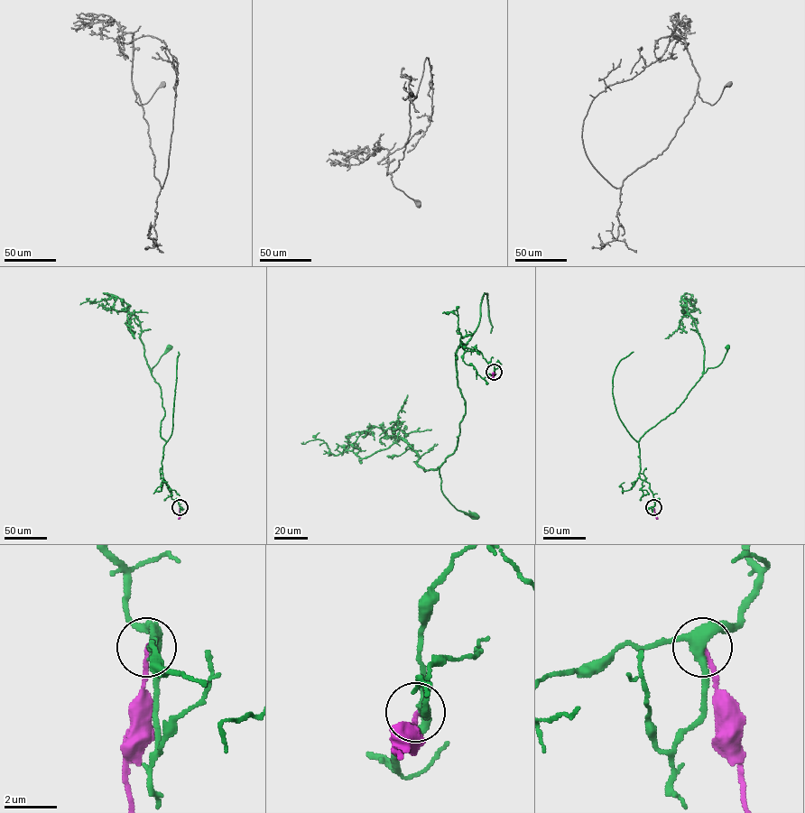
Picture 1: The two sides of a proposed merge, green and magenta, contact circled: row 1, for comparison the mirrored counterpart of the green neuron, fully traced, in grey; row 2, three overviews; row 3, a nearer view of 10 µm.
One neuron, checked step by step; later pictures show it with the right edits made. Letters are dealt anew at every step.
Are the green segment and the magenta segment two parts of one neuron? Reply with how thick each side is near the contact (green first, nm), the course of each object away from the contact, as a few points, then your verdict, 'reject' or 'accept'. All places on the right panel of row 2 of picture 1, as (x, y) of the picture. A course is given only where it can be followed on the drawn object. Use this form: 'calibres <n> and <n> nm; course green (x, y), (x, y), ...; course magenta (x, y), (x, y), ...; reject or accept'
calibres 320 and 150 nm; course green (652, 507), (656, 500), (649, 483), (639, 477), (638, 441), (679, 407), (707, 368), (717, 366), (726, 347); course magenta (652, 507), (657, 519); reject

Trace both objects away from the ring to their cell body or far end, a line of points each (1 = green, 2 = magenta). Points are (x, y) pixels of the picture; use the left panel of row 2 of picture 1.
1: (180, 507), (163, 482), (161, 460), (166, 441), (160, 429), (165, 411), (161, 387), (152, 374), (169, 347)
2: (180, 507), (179, 519)

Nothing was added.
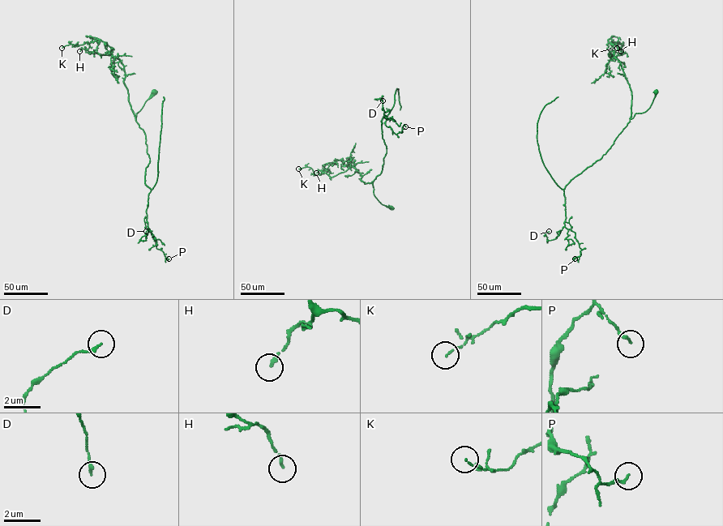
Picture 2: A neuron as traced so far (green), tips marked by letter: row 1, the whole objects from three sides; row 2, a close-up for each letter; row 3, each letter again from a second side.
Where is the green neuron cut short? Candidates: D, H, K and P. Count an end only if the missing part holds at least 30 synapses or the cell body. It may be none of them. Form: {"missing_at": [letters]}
{"missing_at": []}

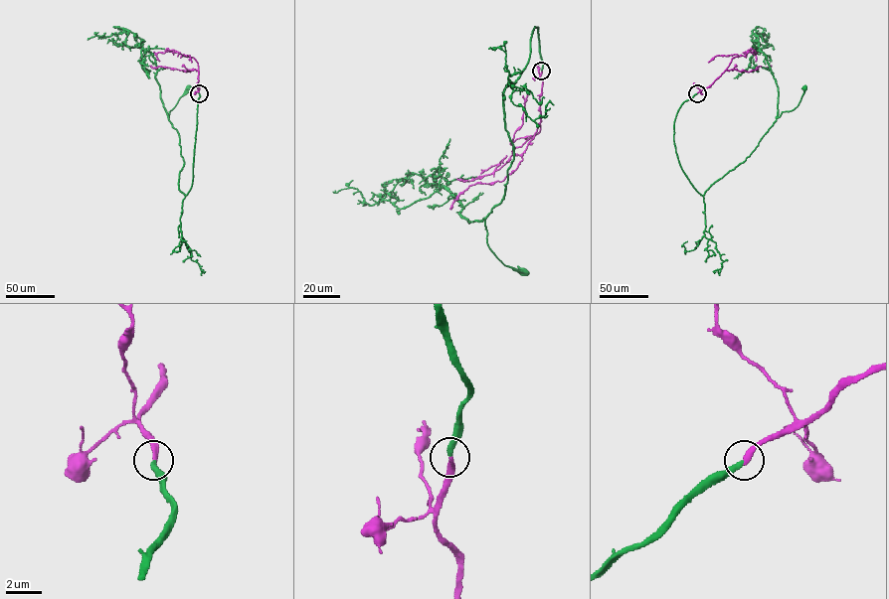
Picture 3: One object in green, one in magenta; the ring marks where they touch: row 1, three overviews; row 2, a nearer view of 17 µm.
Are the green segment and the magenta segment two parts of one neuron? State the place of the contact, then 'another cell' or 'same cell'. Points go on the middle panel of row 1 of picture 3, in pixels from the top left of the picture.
(541, 71) | same cell

